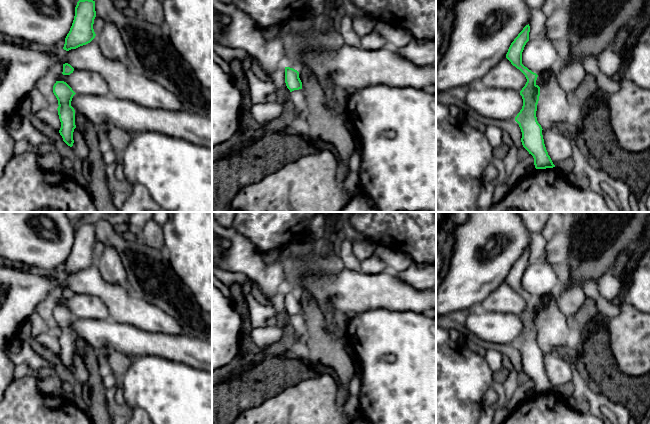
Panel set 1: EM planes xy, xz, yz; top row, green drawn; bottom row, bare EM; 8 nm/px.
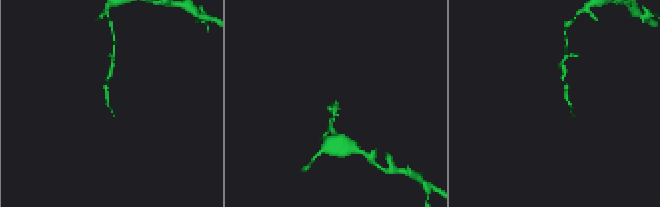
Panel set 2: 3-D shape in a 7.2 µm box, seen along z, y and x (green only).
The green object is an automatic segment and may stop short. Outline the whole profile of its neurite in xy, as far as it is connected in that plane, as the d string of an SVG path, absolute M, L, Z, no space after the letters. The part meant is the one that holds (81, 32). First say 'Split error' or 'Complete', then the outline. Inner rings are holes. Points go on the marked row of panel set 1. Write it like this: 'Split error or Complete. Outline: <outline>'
Complete. Outline: M79 0L75 16L63 49L69 51L90 43L96 36L93 24L96 17L95 1Z

